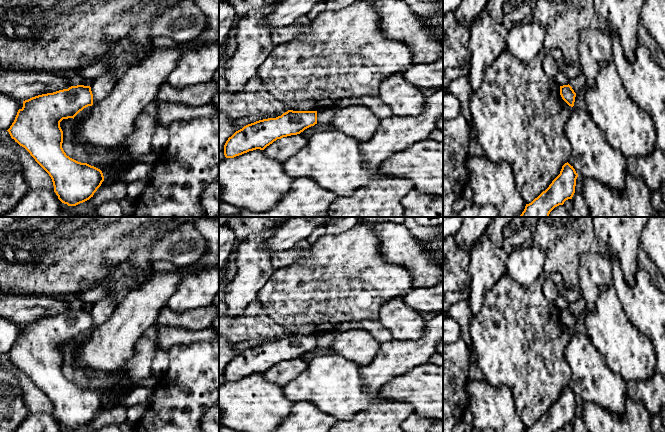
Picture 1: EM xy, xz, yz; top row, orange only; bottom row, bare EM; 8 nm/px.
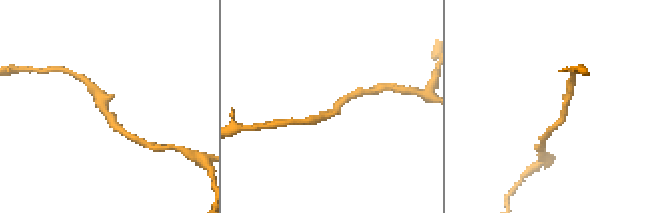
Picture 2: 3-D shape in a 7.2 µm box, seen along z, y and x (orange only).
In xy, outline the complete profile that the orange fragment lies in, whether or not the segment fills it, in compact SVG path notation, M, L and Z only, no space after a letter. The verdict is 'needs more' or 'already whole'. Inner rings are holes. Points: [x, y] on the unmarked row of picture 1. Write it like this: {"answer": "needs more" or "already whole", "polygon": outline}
{"answer": "already whole", "polygon": "M71 310L68 313L38 319L23 325L23 331L18 334L14 346L7 354L11 362L24 371L49 398L58 423L68 430L76 430L89 424L104 405L100 393L70 382L62 372L63 355L60 346L63 343L74 343L80 335L92 329L93 318L90 310Z"}

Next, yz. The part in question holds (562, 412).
{"answer": "already whole", "polygon": "M568 386L562 390L560 398L552 405L549 411L543 415L525 432L555 432L563 429L568 423L572 423L575 417L578 398Z"}

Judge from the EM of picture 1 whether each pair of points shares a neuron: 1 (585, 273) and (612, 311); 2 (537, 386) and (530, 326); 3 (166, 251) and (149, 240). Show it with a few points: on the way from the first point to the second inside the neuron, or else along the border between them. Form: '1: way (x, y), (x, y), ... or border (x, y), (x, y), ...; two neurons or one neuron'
1: border (611, 285), (600, 288), (595, 306), (586, 311); two neurons
2: way (535, 371), (530, 361), (530, 341); one neuron
3: border (168, 231), (154, 245), (152, 252), (154, 260); two neurons

